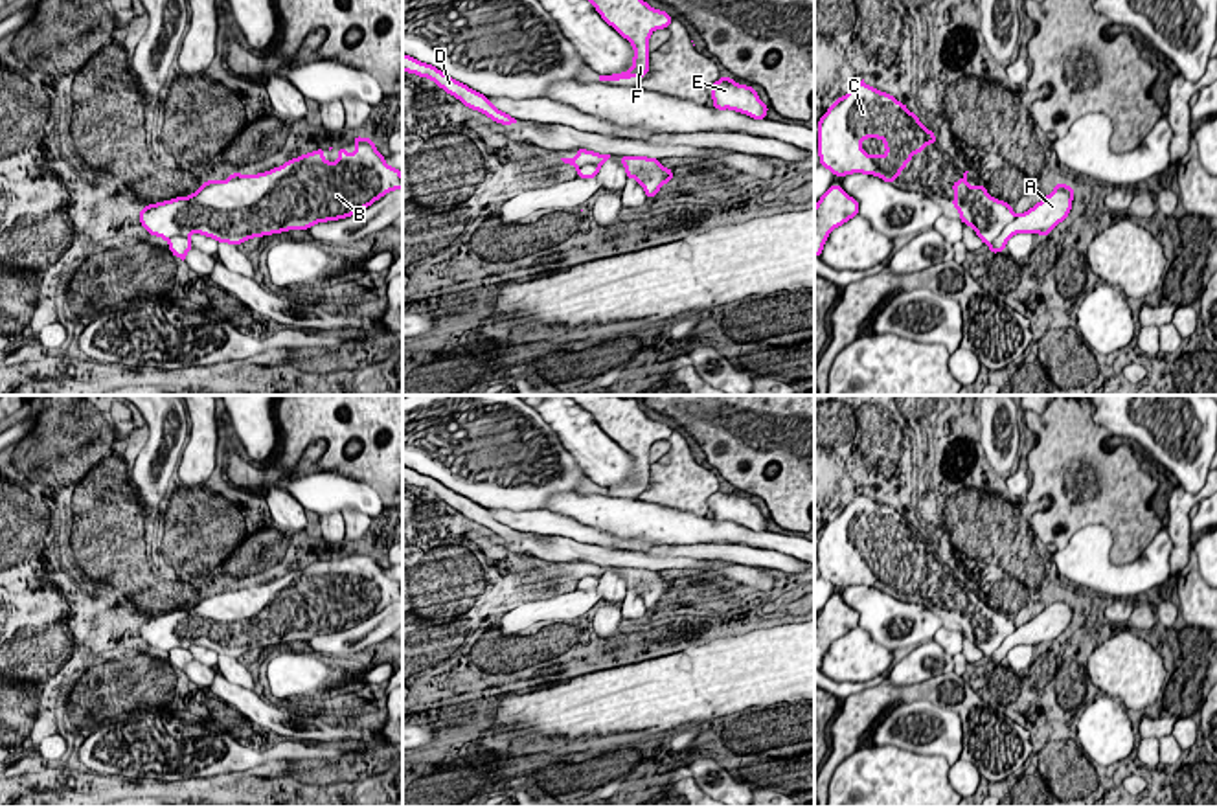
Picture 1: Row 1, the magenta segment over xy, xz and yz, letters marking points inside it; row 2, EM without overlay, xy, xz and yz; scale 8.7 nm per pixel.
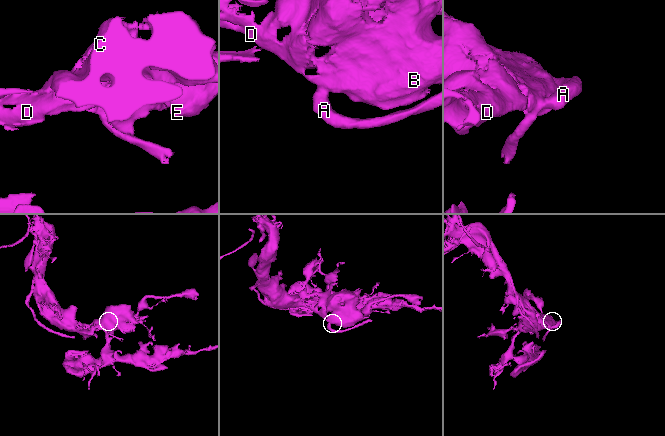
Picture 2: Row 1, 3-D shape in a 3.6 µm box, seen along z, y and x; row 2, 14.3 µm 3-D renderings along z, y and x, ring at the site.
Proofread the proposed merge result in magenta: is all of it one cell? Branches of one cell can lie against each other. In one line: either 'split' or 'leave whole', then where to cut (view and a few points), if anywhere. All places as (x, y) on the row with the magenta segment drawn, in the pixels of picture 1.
leave whole | no cut

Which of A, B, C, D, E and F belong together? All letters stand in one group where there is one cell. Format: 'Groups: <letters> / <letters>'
Groups: A B C D E F

